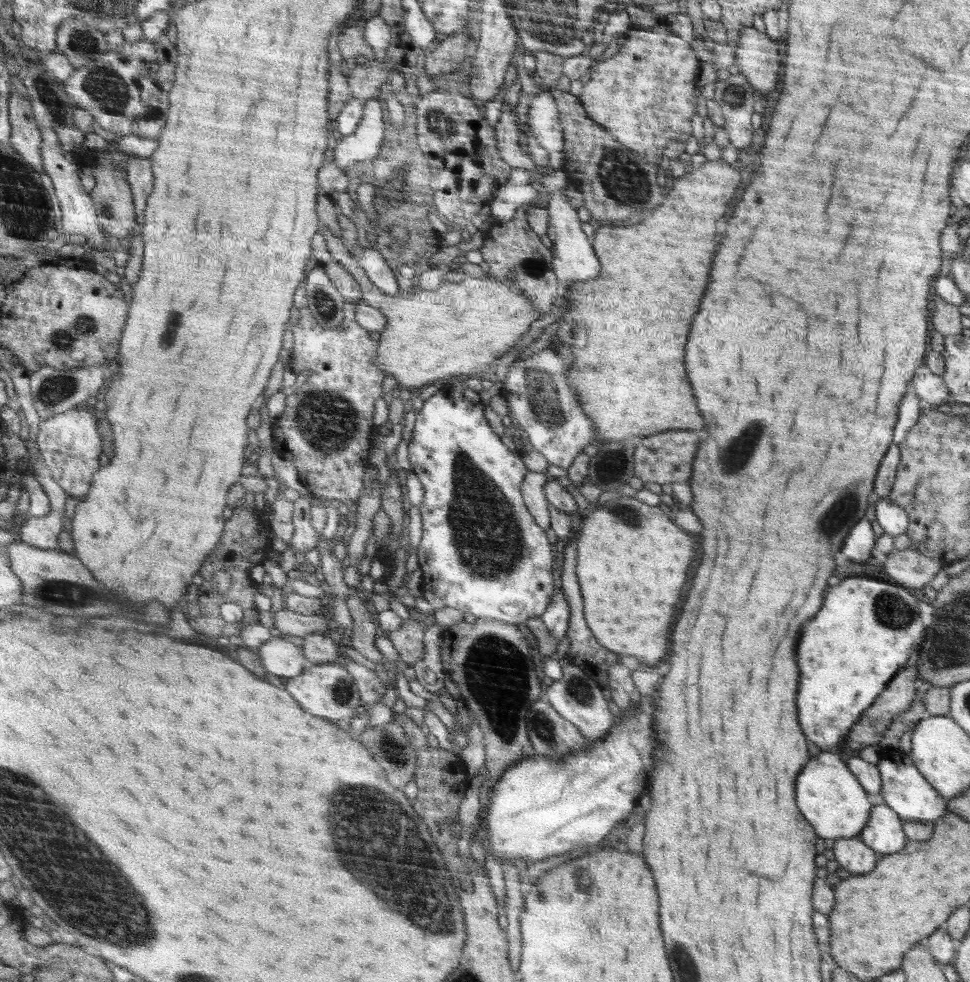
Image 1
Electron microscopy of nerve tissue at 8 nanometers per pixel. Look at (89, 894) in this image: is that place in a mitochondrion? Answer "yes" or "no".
yes

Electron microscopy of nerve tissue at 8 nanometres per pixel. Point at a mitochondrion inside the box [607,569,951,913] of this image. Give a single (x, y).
(892, 611)

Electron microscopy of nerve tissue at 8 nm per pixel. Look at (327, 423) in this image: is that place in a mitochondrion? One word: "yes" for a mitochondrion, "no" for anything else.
yes

